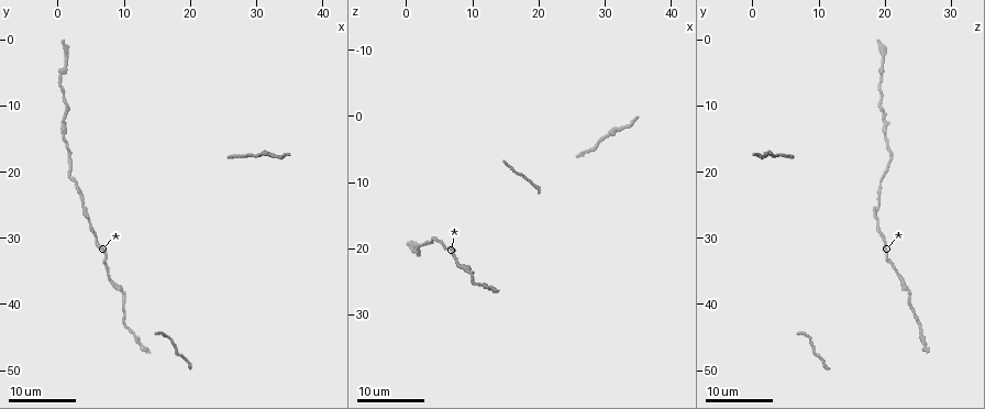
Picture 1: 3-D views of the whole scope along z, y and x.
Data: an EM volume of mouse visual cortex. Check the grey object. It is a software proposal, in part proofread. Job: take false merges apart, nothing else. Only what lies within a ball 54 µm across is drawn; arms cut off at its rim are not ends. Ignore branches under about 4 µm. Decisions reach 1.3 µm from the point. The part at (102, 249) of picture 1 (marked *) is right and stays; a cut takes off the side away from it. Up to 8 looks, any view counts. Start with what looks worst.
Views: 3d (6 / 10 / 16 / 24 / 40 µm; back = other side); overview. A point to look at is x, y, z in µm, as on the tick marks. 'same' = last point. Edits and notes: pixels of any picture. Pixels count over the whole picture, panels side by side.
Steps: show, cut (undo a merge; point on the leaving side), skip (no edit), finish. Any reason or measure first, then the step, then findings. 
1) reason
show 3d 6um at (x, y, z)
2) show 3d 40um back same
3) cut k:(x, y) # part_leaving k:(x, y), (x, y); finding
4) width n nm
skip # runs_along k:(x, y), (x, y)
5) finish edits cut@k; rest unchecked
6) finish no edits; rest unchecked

thick turns thin
show 3d 16um at (0.5, 12.0, 20.0)

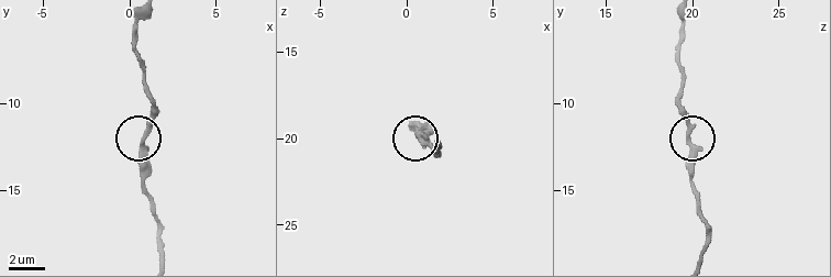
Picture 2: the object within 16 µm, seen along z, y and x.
show 3d 6um at (0.8, 12.2, 20.0)

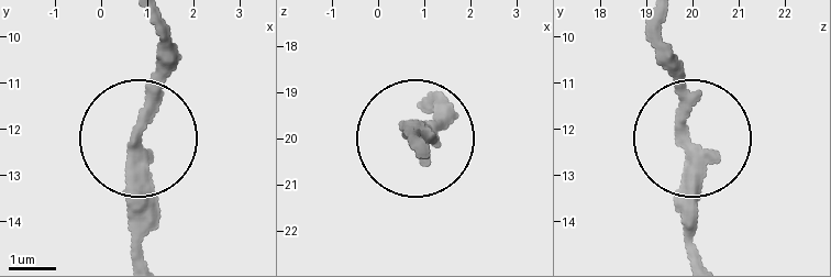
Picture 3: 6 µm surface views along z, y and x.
skip # runs_along 3:(143, 254), (143, 136), (166, 22); all the same cell

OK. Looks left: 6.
calibre changes
show 3d 24um at (9.5, 37.5, 23.0)

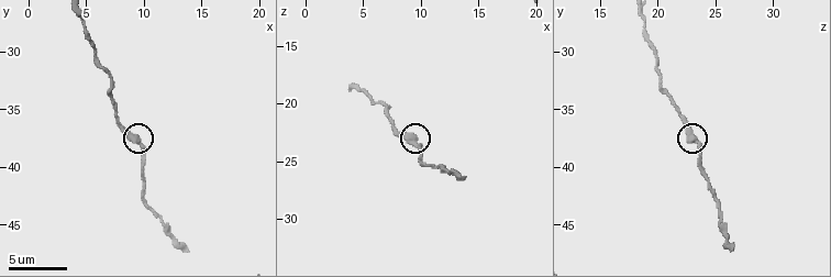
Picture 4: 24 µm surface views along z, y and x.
show 3d 10um at (9.4, 37.6, 23.6)

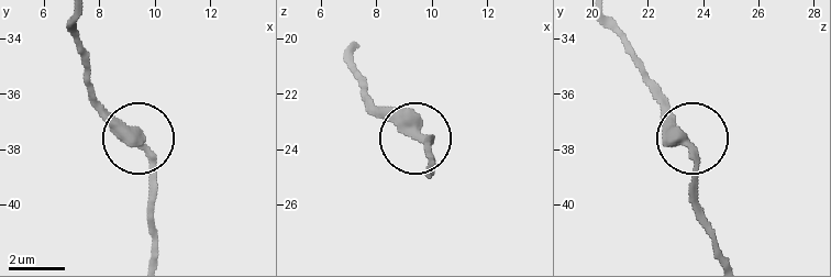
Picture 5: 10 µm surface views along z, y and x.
skip # runs_along 5:(606, 22), (693, 150), (698, 203); continuous, no second cell

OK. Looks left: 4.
thin neck
show 3d 24um at (25.5, 17.5, 6.0)

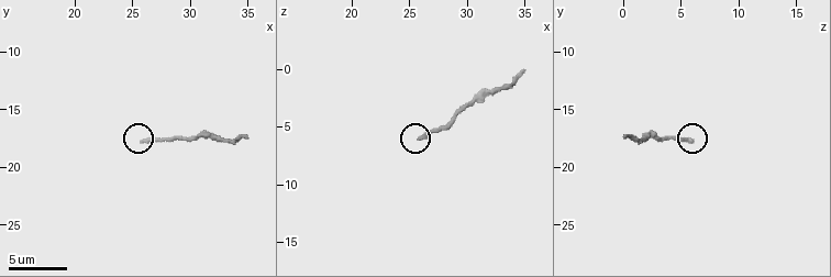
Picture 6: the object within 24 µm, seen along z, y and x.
closer look
show 3d 6um at (26.0, 17.6, 6.2)

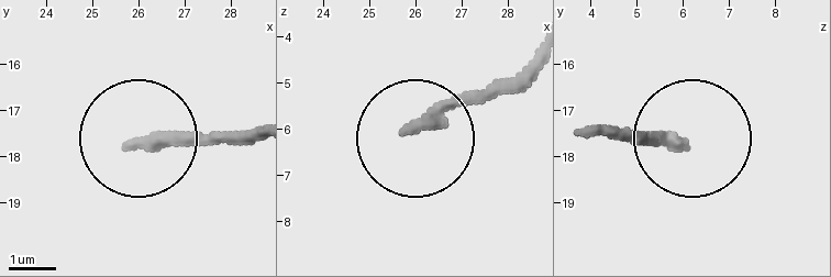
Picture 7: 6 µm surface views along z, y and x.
skip # one cell here

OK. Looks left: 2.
thick turns thin
show 3d 16um at (0.0, 6.0, 19.5)

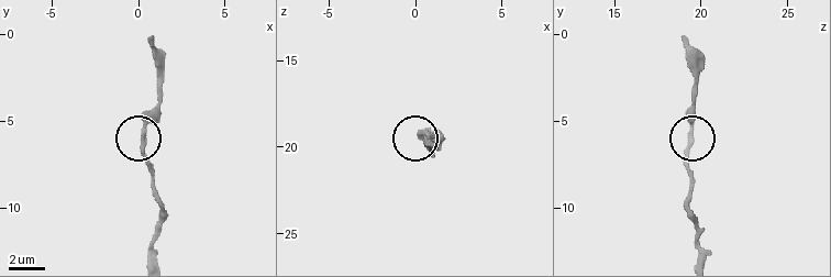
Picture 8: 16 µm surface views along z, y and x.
show 3d 6um at (0.4, 6.1, 19.4)

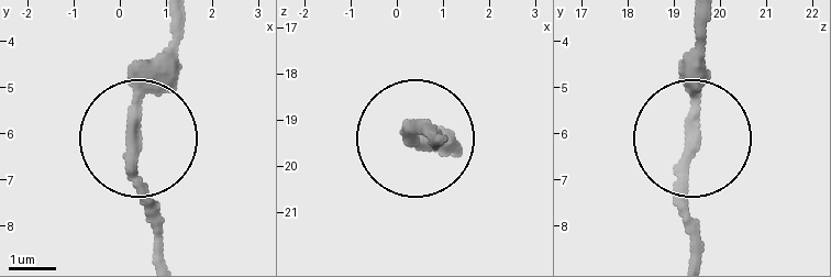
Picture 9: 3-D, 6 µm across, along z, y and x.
width 240 nm
skip # one cell here

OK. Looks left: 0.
finish no edits; rest unchecked

